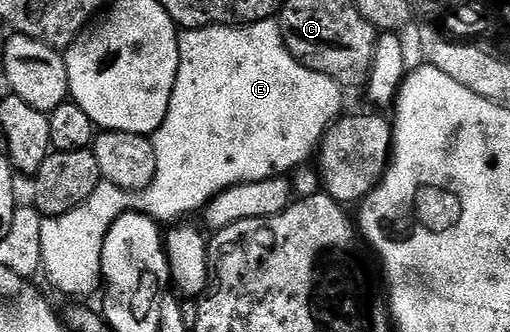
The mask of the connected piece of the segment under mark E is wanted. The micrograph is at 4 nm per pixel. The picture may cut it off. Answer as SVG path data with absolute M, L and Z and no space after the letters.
M277 19L261 20L259 24L248 24L245 26L211 26L186 30L181 33L178 49L180 50L180 66L176 74L174 92L171 95L167 116L164 118L163 124L152 135L158 165L156 166L155 177L152 178L151 184L142 191L130 191L114 185L112 181L103 179L102 183L96 186L96 190L92 190L92 194L83 204L68 210L68 214L48 216L43 219L42 229L40 230L41 267L44 269L44 274L46 272L47 278L50 279L51 286L59 288L66 296L90 296L97 288L99 291L103 287L102 247L104 246L108 230L112 226L112 222L116 222L116 218L120 218L126 212L142 212L159 222L178 220L181 216L186 216L189 212L196 211L197 208L198 211L205 209L206 205L226 188L231 188L237 184L247 184L248 182L260 182L273 176L286 176L290 174L293 168L300 167L313 152L315 155L319 151L322 137L325 136L331 124L343 115L342 95L344 95L344 89L342 85L338 83L333 75L307 66L287 50L286 40L282 36L282 29Z

